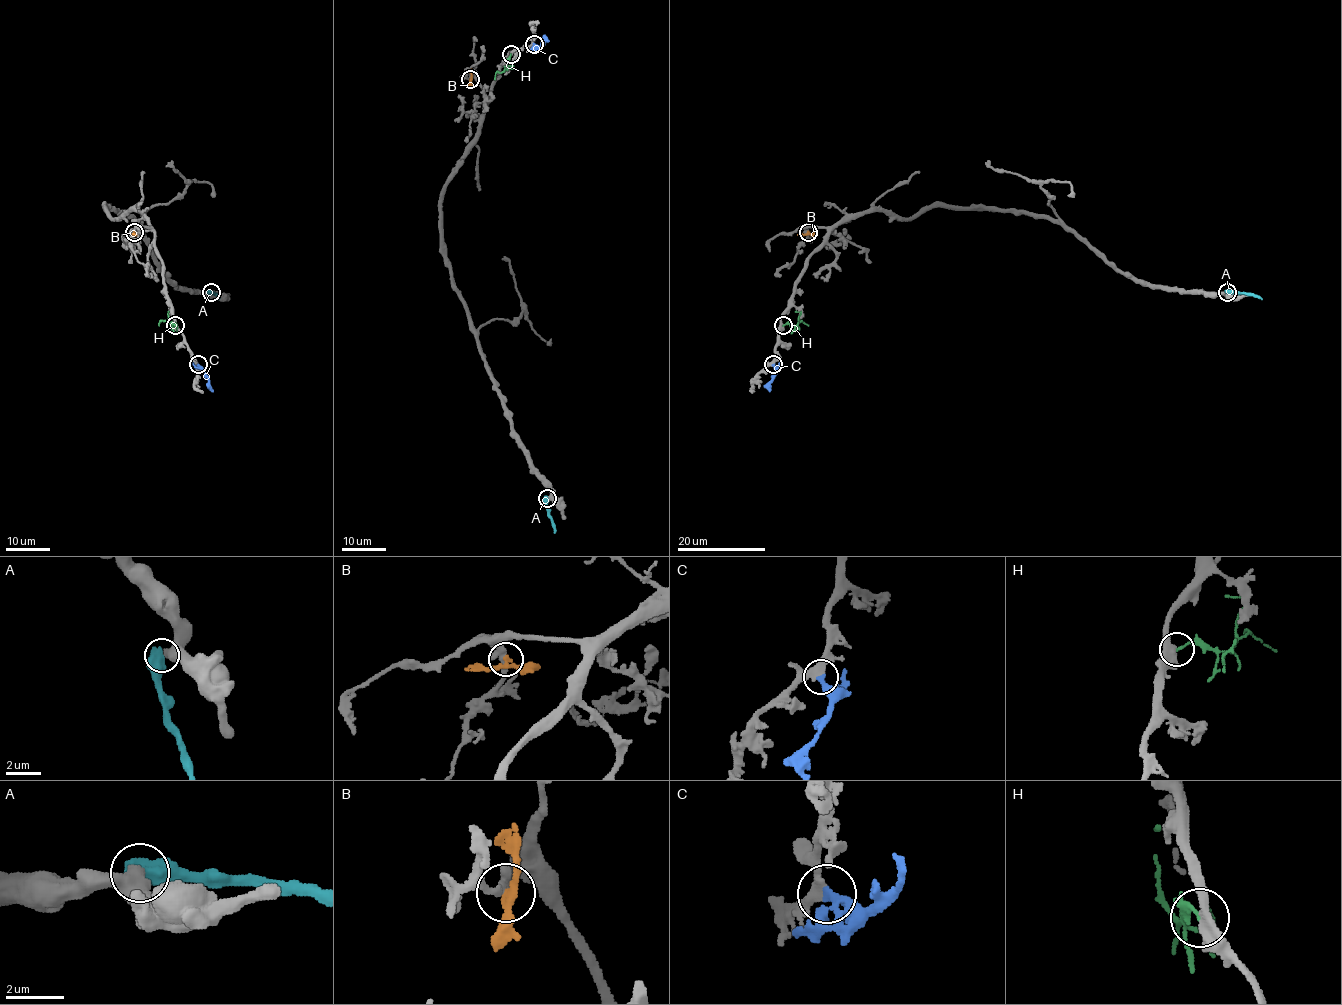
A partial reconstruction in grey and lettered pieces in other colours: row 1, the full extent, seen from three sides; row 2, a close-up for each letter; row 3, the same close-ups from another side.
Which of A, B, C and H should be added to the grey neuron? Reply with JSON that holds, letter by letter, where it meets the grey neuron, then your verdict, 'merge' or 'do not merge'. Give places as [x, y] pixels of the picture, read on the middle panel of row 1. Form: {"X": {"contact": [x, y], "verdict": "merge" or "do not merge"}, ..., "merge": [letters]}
{"A": {"contact": [547, 498], "verdict": "do not merge"}, "B": {"contact": [470, 79], "verdict": "do not merge"}, "C": {"contact": [534, 44], "verdict": "merge"}, "H": {"contact": [511, 54], "verdict": "do not merge"}, "merge": ["C"]}

